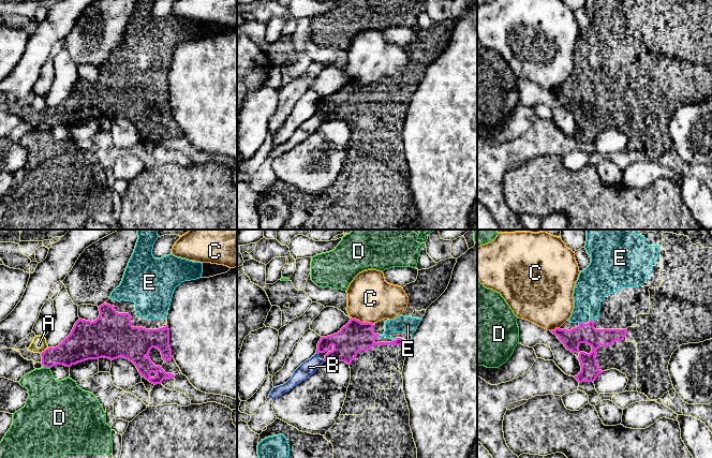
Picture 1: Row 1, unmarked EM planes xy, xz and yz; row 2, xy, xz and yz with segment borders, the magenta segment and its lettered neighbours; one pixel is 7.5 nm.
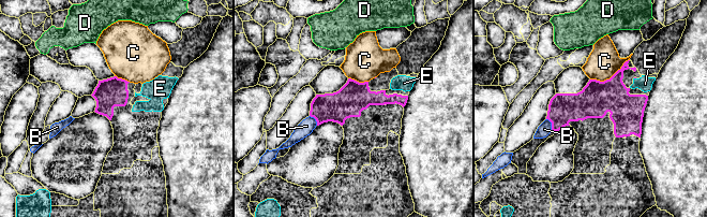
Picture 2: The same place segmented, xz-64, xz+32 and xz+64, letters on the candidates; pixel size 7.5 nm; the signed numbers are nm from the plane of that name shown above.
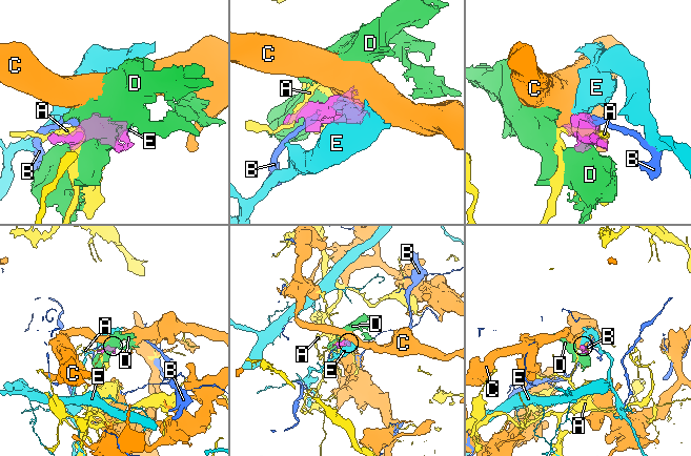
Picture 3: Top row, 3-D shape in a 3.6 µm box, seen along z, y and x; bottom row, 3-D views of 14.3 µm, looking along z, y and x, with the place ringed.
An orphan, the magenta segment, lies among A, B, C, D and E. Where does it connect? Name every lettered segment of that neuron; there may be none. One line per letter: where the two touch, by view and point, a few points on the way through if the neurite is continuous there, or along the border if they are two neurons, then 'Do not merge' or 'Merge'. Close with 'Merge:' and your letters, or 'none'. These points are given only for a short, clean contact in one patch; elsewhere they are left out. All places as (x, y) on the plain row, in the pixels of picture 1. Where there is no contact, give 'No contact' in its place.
A: Touches magenta at xy (45, 109). Boundary: xy (48, 107), (40, 113). Do not merge
B: No contact. Do not merge
C: Touches magenta at xz (362, 83). Boundary: xz (352, 77), (372, 84). Do not merge
D: Touches magenta at xy (47, 127). Boundary: xy (44, 126), (49, 128). Do not merge
E: Touches magenta at yz (581, 83). Merge
Merge: E

